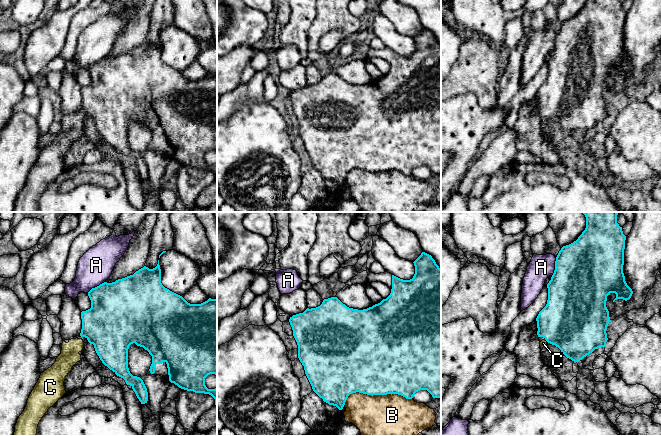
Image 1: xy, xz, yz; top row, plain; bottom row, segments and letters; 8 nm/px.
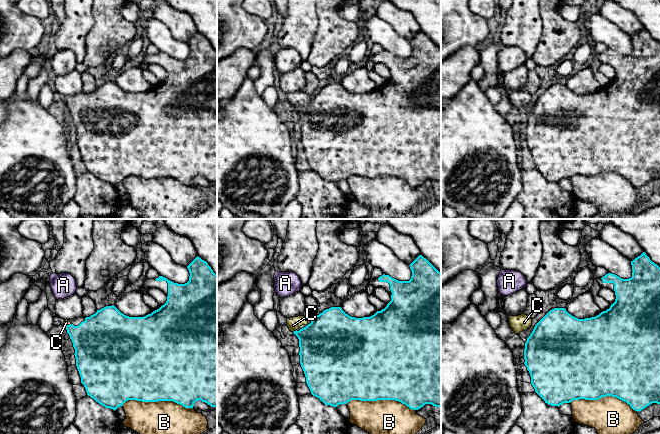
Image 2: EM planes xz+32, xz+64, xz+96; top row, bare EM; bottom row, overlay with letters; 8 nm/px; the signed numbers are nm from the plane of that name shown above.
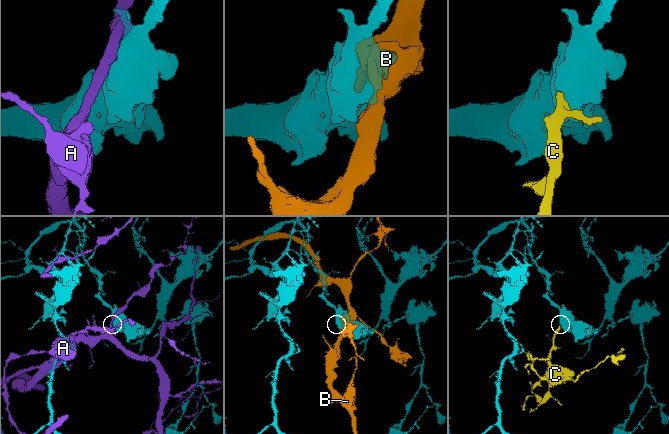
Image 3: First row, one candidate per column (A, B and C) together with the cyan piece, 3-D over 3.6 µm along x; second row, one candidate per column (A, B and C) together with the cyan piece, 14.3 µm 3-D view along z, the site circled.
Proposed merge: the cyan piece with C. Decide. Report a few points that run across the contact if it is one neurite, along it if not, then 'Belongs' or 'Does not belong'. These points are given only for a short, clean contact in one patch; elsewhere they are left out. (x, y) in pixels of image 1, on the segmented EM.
Line: yz (570, 320), (546, 340), (543, 343). Belongs

